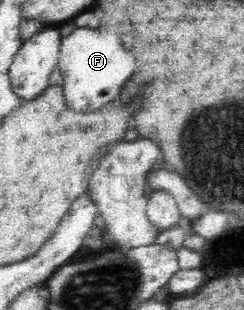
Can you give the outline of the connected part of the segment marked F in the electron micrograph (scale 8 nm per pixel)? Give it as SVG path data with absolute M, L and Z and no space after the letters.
M80 27L74 29L70 35L66 35L62 39L60 53L58 53L57 69L62 73L64 92L64 100L68 104L70 110L74 112L96 111L106 103L112 102L117 95L120 95L124 83L130 79L130 75L134 73L134 61L128 49L124 49L124 45L120 43L121 39L117 33L110 33L99 29L89 29Z

